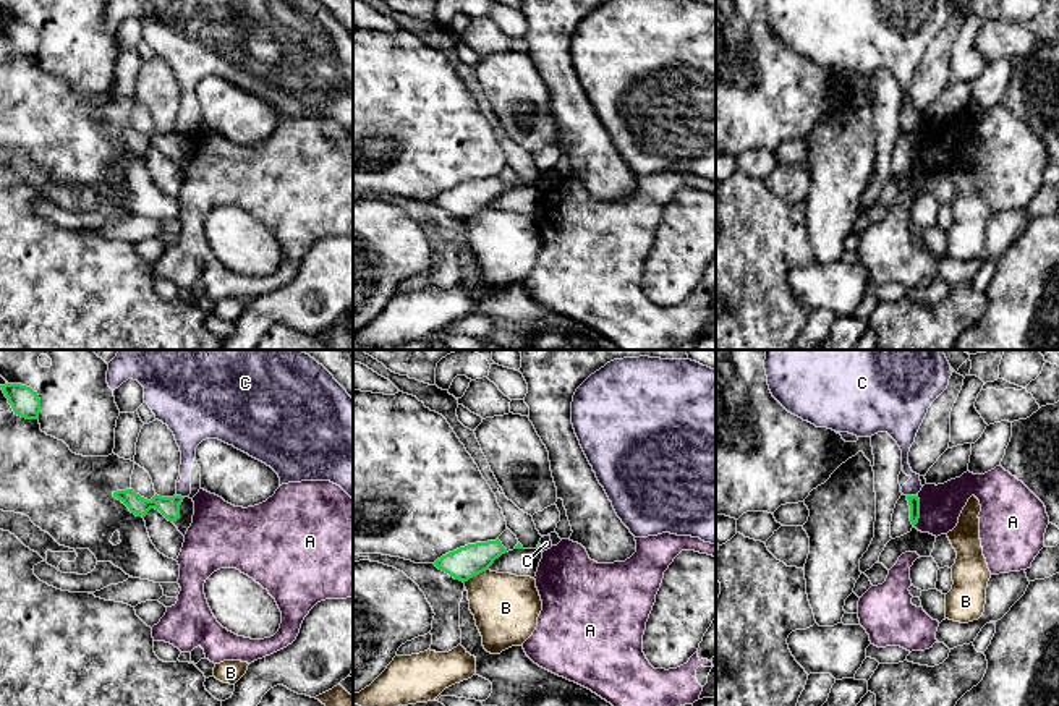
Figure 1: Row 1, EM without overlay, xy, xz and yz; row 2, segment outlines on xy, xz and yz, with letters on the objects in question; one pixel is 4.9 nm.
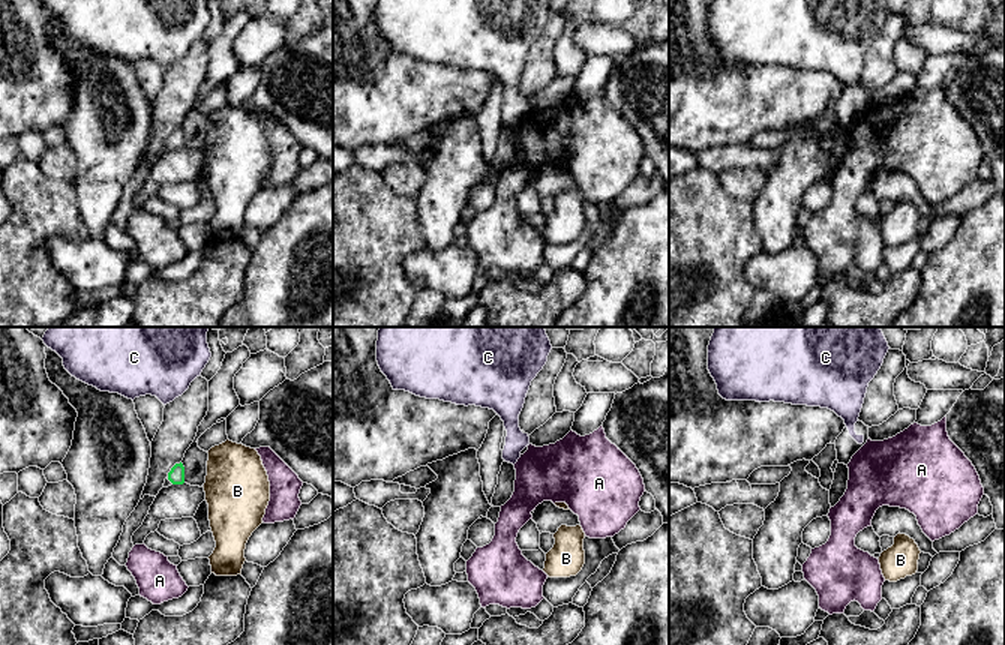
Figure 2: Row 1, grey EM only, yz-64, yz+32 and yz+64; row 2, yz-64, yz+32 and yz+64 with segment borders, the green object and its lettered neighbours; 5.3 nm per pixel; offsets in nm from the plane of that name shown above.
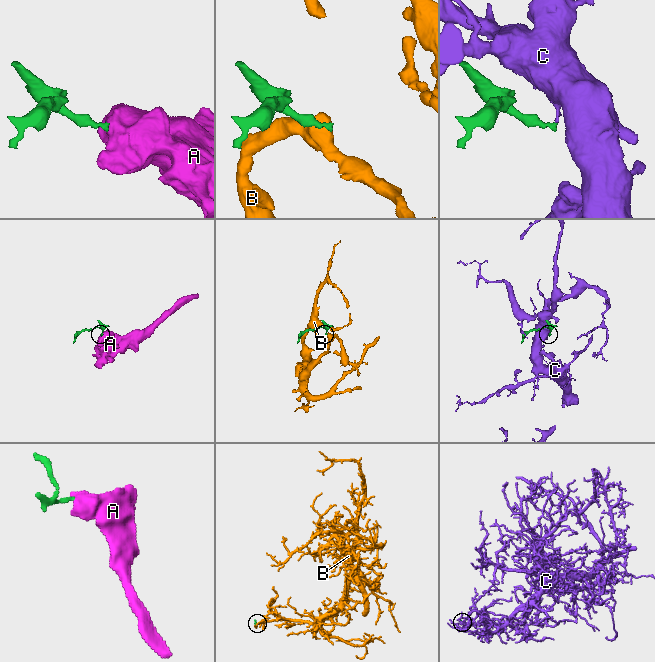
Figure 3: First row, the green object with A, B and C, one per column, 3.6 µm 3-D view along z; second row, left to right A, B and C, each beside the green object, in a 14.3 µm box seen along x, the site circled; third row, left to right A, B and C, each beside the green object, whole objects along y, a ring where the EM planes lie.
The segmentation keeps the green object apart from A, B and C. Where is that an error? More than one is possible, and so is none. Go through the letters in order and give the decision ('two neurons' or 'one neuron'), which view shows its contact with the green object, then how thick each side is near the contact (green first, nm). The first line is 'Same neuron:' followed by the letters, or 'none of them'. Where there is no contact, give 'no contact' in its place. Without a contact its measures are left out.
Same neuron: none of them
A: two neurons | yz | 60/200 nm
B: two neurons | xz | 160/320 nm
C: two neurons | yz | 60/80 nm

